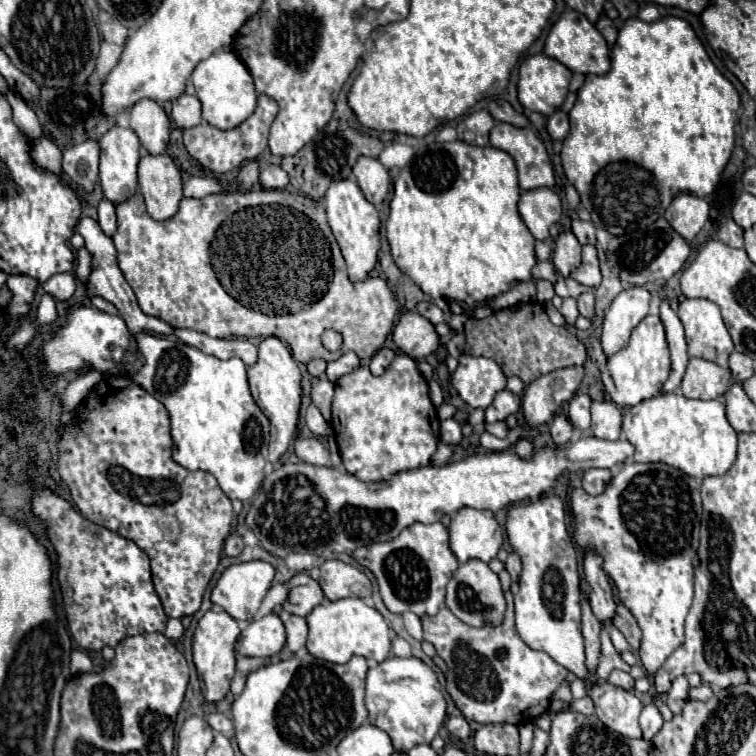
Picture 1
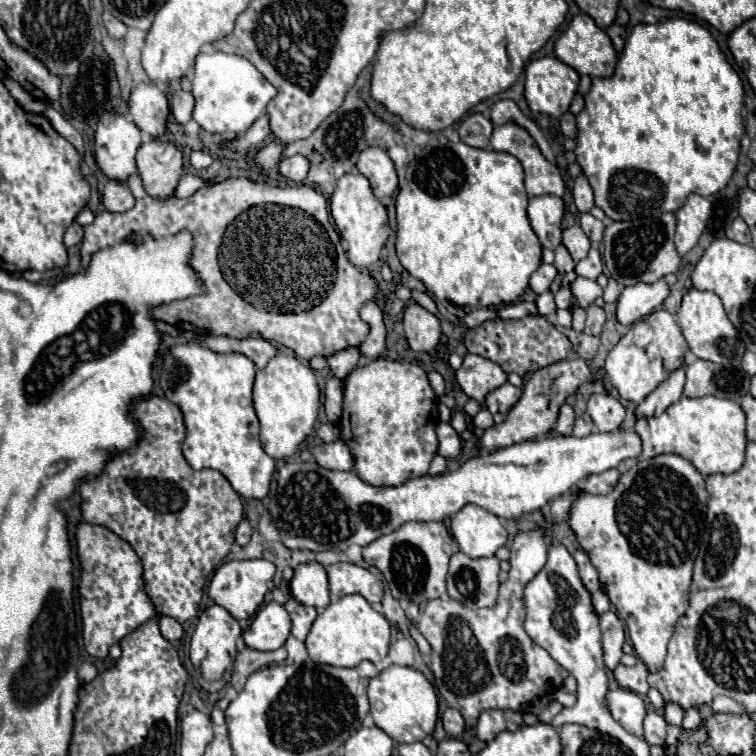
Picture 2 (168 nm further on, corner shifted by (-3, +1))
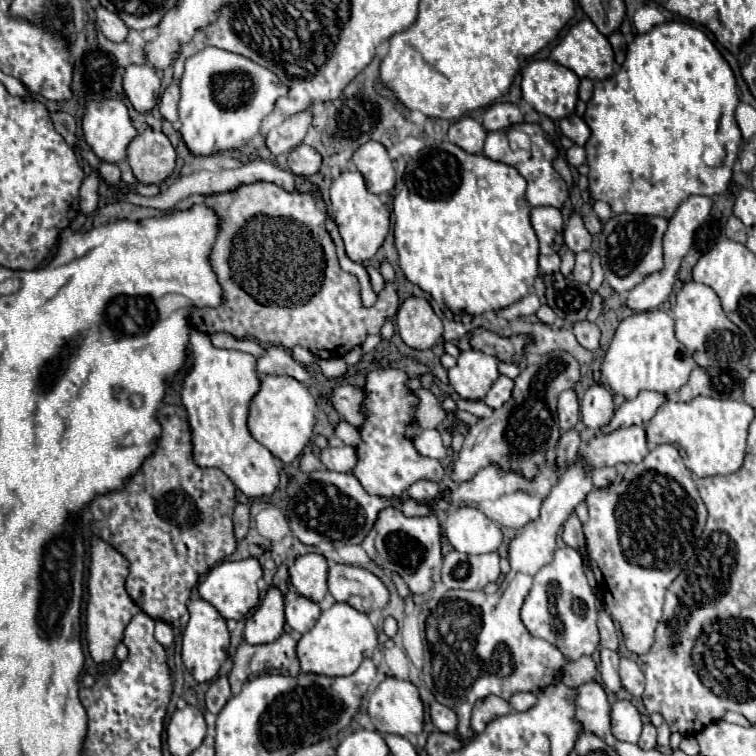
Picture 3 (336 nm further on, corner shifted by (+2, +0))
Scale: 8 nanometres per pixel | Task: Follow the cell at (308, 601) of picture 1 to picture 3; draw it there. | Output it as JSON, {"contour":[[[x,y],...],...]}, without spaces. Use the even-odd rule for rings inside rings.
{"contour":[[[305,554],[289,566],[289,586],[299,596],[321,602],[327,594],[327,560],[321,554]]]}

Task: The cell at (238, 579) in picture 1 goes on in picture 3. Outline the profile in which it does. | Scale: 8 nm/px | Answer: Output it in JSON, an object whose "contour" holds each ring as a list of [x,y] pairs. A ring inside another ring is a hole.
{"contour":[[[255,558],[237,560],[237,562],[221,562],[209,570],[205,580],[199,584],[199,594],[203,600],[211,602],[225,620],[243,620],[259,602],[257,580],[263,576],[261,564]]]}

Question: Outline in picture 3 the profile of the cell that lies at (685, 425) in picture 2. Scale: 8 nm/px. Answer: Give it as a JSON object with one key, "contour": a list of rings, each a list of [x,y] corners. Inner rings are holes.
{"contour":[[[697,396],[691,402],[665,400],[657,414],[647,424],[649,444],[671,444],[679,450],[685,464],[699,478],[703,476],[727,476],[735,474],[743,466],[747,428],[755,416],[755,410],[737,400],[715,400]]]}

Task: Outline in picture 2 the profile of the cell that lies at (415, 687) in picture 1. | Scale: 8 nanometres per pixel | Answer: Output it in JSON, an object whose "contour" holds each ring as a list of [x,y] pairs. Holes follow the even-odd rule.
{"contour":[[[390,665],[380,675],[376,675],[368,685],[370,697],[370,713],[374,717],[376,727],[388,733],[396,743],[414,743],[422,741],[426,735],[434,731],[438,719],[438,699],[430,681],[412,667]]]}

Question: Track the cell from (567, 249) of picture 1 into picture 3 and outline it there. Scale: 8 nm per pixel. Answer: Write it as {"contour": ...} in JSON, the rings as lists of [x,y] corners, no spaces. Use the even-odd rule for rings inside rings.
{"contour":[[[573,214],[569,218],[569,222],[565,226],[565,232],[563,232],[563,240],[573,254],[579,254],[579,252],[591,248],[591,234],[585,230],[579,214]]]}

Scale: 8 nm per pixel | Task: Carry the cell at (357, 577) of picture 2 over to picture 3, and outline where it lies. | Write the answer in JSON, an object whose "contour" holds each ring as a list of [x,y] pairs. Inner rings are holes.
{"contour":[[[347,564],[329,568],[329,592],[337,602],[347,602],[365,614],[377,608],[381,610],[389,600],[389,590],[375,574]]]}

